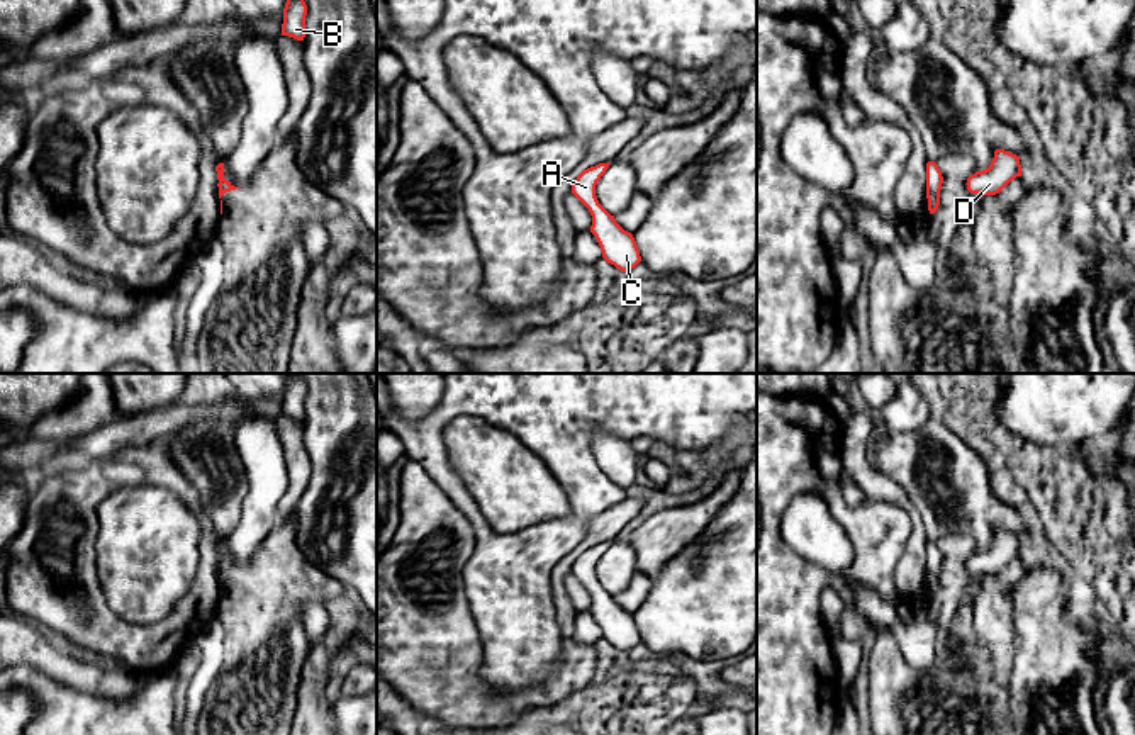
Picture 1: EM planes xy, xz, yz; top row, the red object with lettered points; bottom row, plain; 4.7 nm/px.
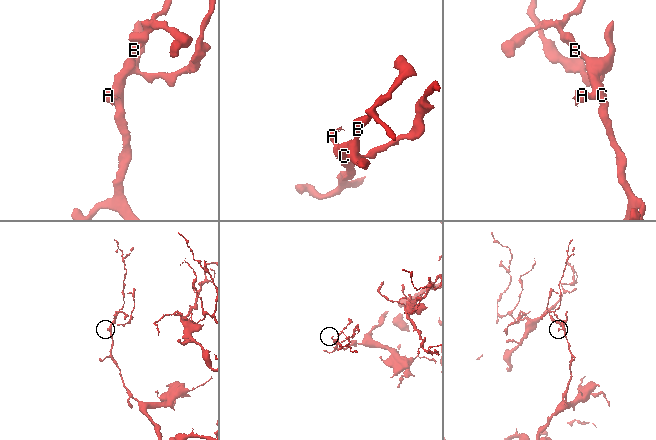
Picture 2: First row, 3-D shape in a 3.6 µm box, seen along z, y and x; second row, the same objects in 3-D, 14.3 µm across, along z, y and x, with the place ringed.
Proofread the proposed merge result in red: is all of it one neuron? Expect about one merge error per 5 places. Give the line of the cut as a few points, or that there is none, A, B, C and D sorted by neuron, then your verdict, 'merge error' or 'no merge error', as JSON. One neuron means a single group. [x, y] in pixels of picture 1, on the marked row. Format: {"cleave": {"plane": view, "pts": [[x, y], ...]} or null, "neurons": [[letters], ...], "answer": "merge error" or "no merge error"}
{"cleave": null, "neurons": [["A", "B", "C", "D"]], "answer": "no merge error"}

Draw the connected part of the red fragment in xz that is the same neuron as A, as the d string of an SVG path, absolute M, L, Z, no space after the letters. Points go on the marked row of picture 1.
M599 163L584 170L575 183L572 194L589 209L592 216L590 233L595 236L602 258L619 268L629 272L640 261L640 250L631 233L624 231L597 200L595 185L606 173L611 163Z

